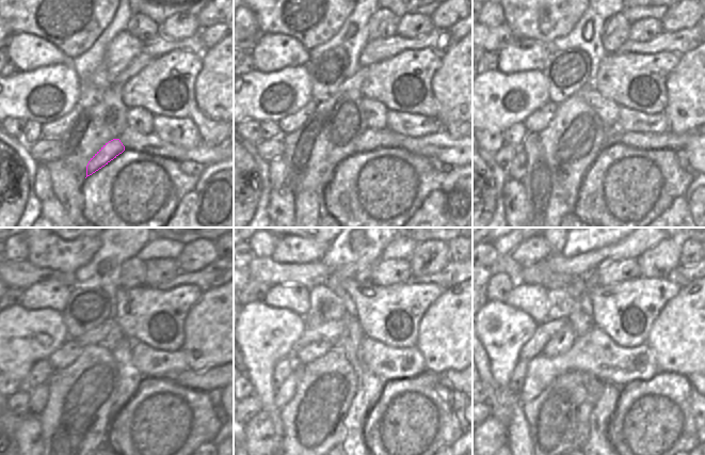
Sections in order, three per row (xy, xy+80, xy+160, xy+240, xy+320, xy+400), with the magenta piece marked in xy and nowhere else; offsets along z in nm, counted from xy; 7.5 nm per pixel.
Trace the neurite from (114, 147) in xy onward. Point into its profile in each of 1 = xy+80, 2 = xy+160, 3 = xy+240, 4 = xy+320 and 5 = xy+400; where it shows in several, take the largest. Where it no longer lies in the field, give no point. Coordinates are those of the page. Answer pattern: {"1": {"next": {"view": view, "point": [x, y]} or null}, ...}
{"1": {"next": {"view": "xy+80", "point": [371, 139]}}, "2": {"next": {"view": "xy+160", "point": [675, 141]}}, "3": {"next": {"view": "xy+240", "point": [211, 378]}}, "4": {"next": {"view": "xy+320", "point": [450, 375]}}, "5": {"next": {"view": "xy+400", "point": [689, 377]}}}

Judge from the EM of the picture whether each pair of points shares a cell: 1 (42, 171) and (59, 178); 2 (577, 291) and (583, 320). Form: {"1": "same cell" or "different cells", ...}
{"1": "different cells", "2": "same cell"}

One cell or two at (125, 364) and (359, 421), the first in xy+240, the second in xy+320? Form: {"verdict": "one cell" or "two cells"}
{"verdict": "one cell"}

